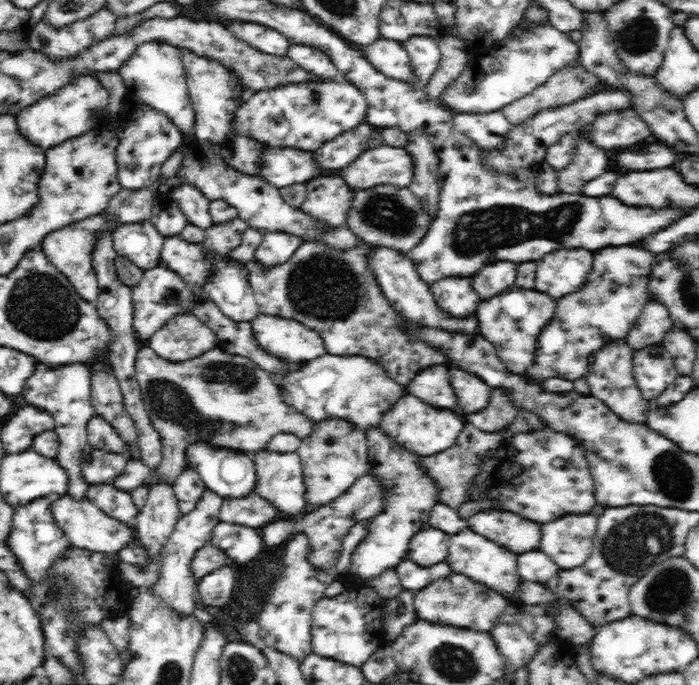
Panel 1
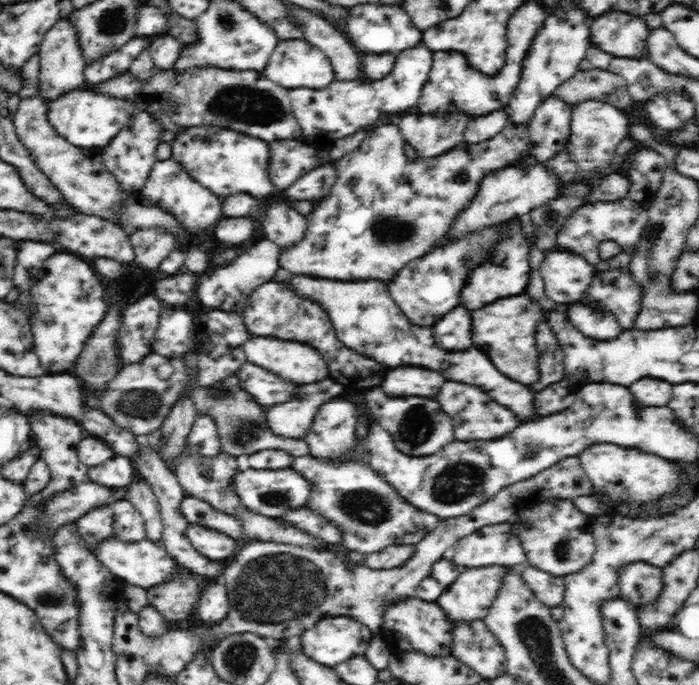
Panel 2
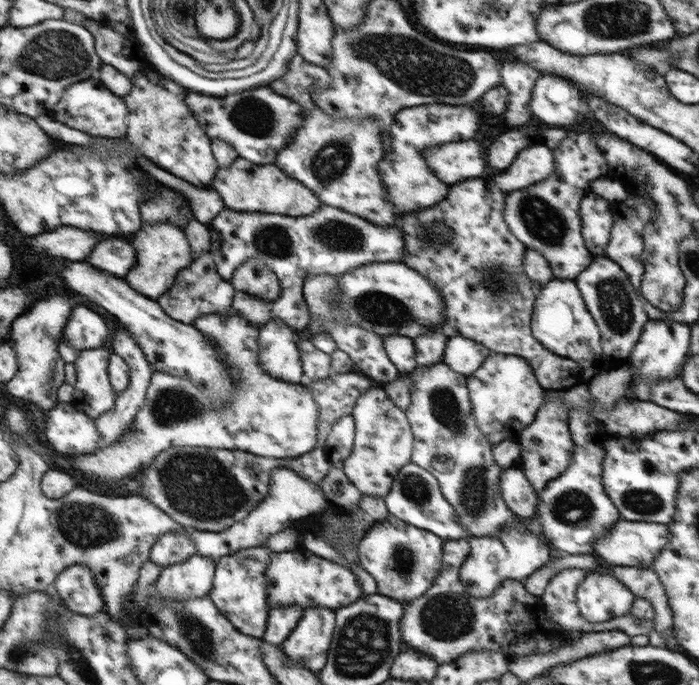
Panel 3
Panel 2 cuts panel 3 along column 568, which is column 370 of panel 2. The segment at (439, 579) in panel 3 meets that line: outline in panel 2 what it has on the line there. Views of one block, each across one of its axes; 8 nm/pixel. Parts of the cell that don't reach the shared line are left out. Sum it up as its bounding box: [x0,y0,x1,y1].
[296,615,374,667]

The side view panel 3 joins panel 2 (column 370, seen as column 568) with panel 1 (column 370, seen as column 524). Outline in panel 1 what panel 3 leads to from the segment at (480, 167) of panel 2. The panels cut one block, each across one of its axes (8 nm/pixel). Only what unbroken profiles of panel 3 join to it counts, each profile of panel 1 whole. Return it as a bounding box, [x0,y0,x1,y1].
[346,184,435,255]

